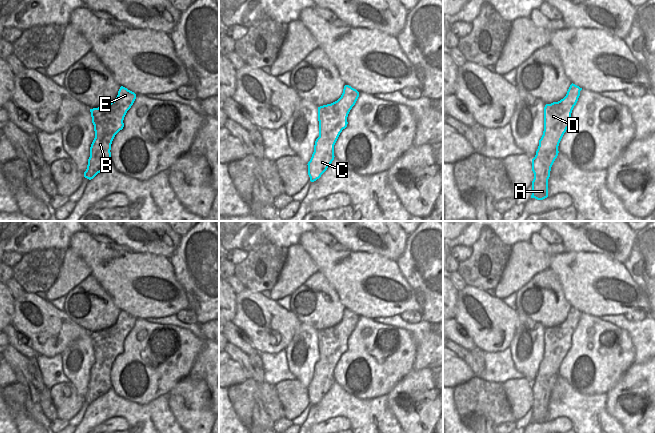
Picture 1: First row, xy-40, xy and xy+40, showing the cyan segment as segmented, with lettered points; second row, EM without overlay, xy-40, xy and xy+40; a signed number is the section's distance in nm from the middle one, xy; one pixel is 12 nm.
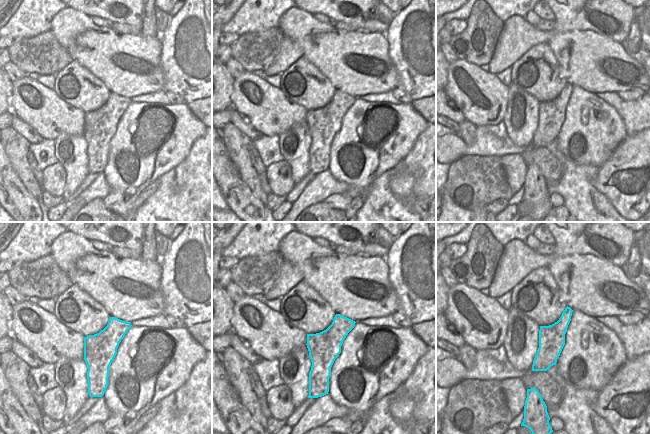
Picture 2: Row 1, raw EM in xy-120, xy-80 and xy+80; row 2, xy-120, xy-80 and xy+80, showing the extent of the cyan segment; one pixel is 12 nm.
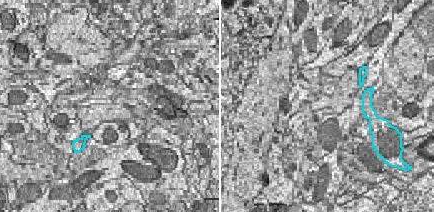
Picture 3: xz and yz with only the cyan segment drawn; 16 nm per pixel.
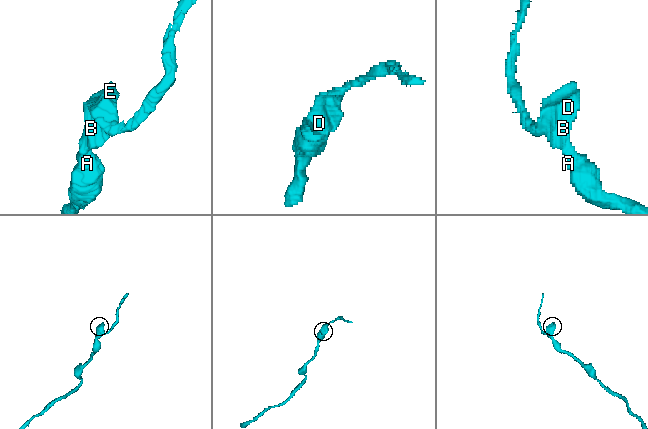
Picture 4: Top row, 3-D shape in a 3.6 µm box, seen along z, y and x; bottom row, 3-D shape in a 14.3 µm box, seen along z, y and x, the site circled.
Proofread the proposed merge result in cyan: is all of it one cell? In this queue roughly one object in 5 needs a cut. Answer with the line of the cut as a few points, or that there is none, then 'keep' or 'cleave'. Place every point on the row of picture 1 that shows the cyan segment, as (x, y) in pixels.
cut none; keep

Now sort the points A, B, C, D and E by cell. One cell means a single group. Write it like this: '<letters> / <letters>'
A B C D E

